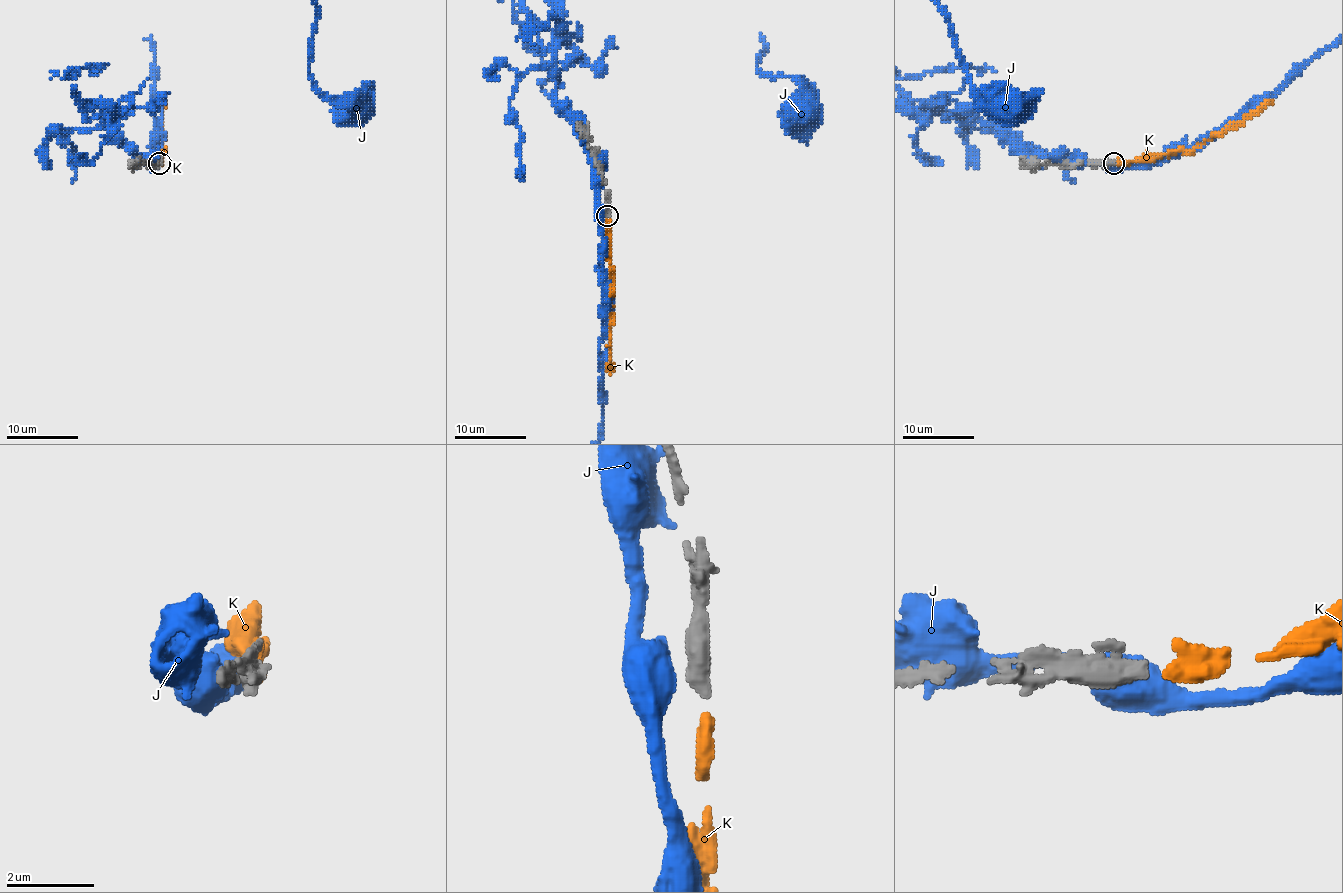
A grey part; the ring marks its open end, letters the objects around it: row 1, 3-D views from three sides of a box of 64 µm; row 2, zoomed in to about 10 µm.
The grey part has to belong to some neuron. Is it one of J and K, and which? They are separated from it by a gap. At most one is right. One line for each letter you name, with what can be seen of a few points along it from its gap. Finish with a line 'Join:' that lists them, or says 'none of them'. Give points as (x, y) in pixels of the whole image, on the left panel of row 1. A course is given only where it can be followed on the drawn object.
K: course (159, 163), (162, 153), (161, 101)
Join: K

